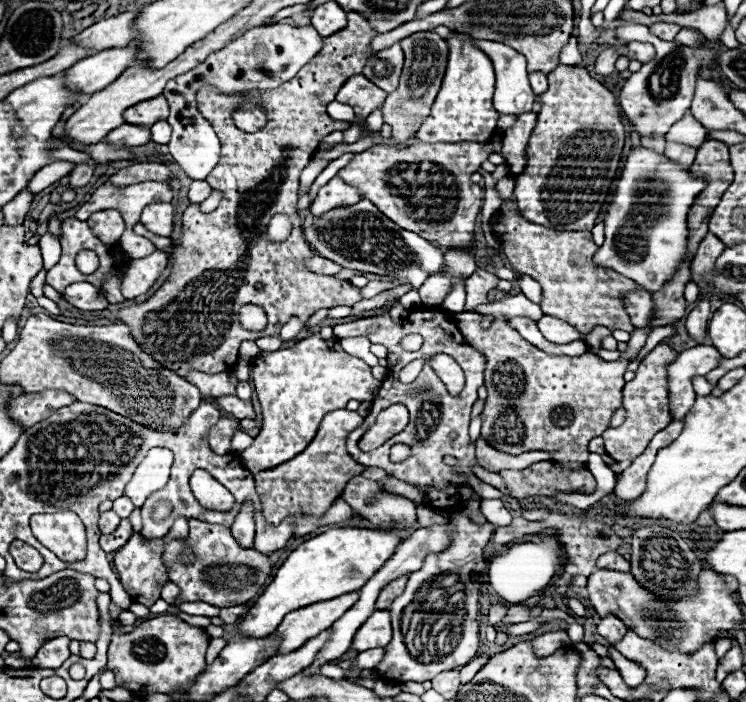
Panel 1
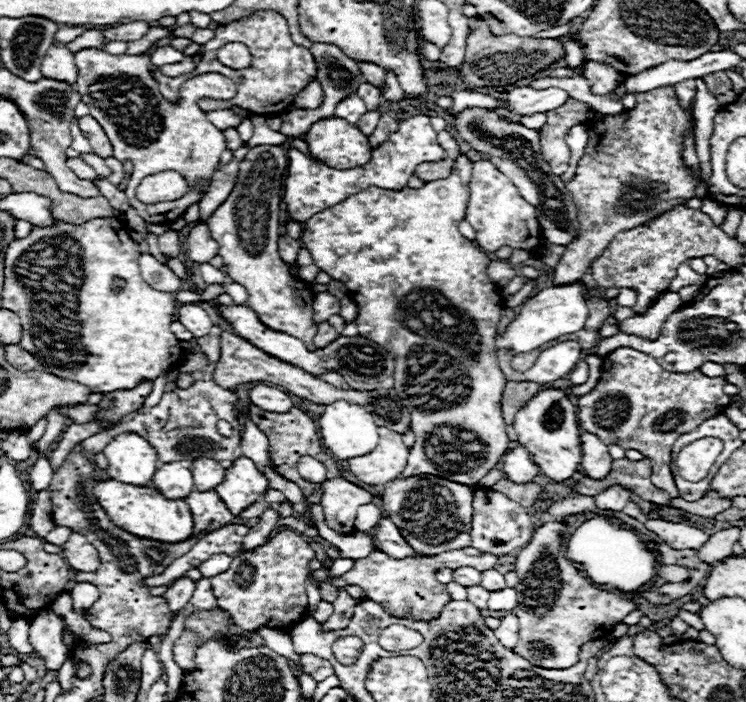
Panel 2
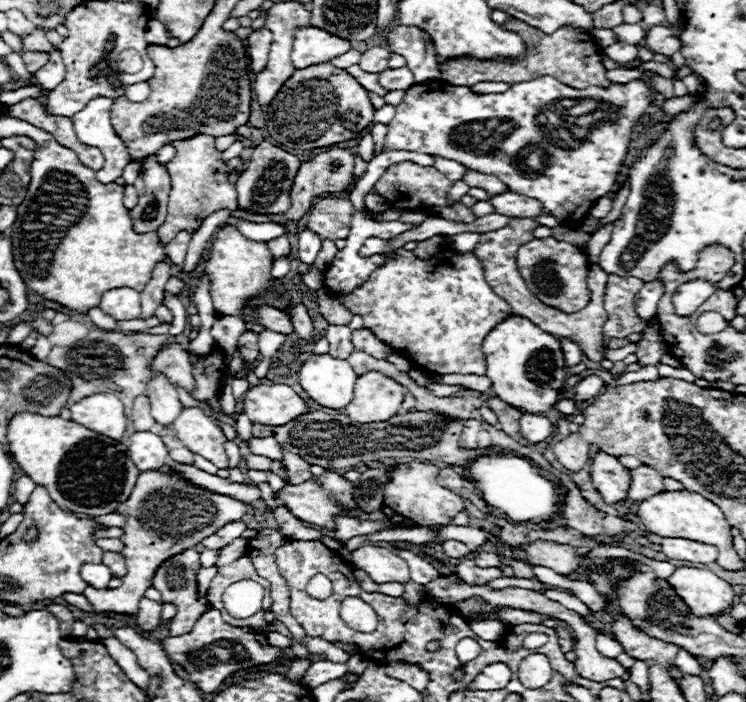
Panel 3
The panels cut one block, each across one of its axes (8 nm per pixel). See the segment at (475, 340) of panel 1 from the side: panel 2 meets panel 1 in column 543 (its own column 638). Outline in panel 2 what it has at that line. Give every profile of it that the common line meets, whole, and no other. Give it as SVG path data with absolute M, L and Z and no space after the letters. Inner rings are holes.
M616 348L614 352L610 352L604 358L600 384L596 384L596 388L588 396L578 398L578 408L580 408L578 410L578 422L580 422L580 428L584 432L600 436L600 440L606 446L618 444L624 450L640 450L646 458L650 458L654 462L652 484L656 484L658 488L668 492L672 498L676 498L678 488L674 484L674 476L672 476L672 470L670 470L672 446L674 446L676 438L682 436L684 432L692 432L692 428L696 428L704 420L724 412L724 408L730 402L730 398L724 394L724 384L728 384L728 380L722 378L722 376L708 378L700 370L674 374L674 372L664 370L656 362L656 358L652 358L648 354L642 354L634 348Z

